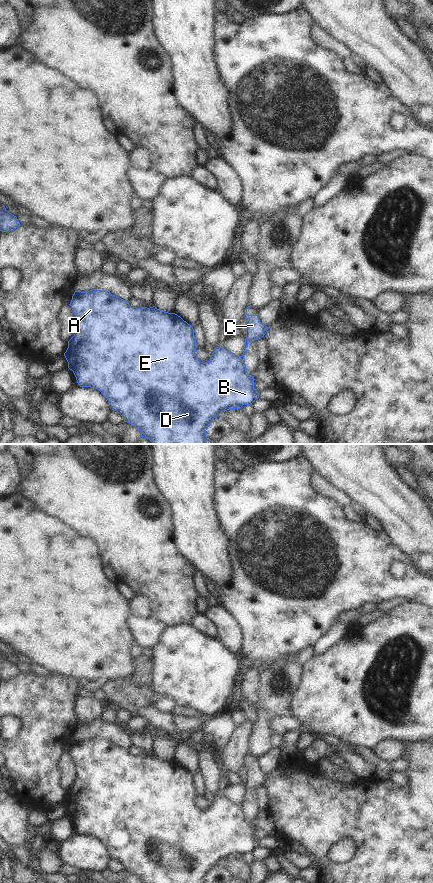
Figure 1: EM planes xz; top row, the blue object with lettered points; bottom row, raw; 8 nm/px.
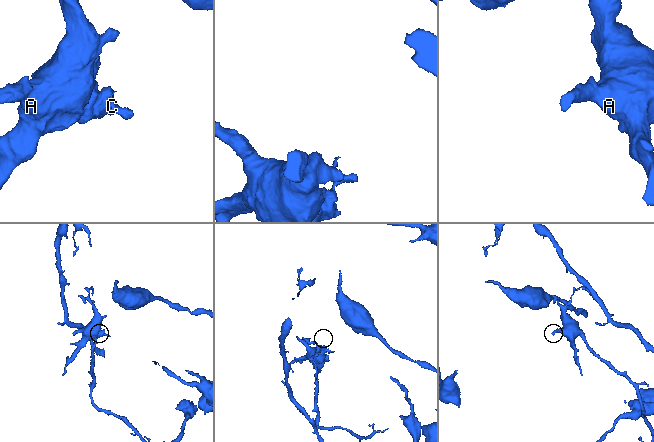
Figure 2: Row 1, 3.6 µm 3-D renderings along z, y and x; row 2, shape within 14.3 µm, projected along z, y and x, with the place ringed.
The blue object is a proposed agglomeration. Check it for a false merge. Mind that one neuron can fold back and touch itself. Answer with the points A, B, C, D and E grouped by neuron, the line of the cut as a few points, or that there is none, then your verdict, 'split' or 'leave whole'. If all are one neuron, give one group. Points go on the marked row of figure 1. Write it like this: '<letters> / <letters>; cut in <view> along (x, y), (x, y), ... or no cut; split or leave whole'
A B D E / C; cut in xz along (241, 356), (244, 362); split

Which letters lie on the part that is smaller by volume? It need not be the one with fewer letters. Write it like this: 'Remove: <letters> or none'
Remove: C

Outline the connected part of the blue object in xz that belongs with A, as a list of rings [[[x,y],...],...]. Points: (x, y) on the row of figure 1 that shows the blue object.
[[[93,289],[86,292],[75,291],[69,304],[76,318],[76,332],[68,341],[68,348],[64,356],[68,368],[73,371],[80,387],[91,387],[99,390],[109,401],[114,411],[117,411],[124,422],[136,427],[141,437],[149,439],[152,444],[206,444],[208,439],[206,430],[210,423],[221,412],[229,409],[240,409],[243,405],[251,405],[259,398],[259,393],[254,389],[254,378],[246,372],[245,362],[241,357],[227,351],[225,348],[216,347],[208,362],[201,362],[195,352],[197,348],[193,327],[175,313],[168,313],[157,309],[155,306],[131,307],[128,301],[112,295],[106,291]]]

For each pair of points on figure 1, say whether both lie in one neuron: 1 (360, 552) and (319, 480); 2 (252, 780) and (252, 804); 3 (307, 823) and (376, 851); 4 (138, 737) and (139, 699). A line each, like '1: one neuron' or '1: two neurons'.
1: two neurons
2: one neuron
3: one neuron
4: two neurons

